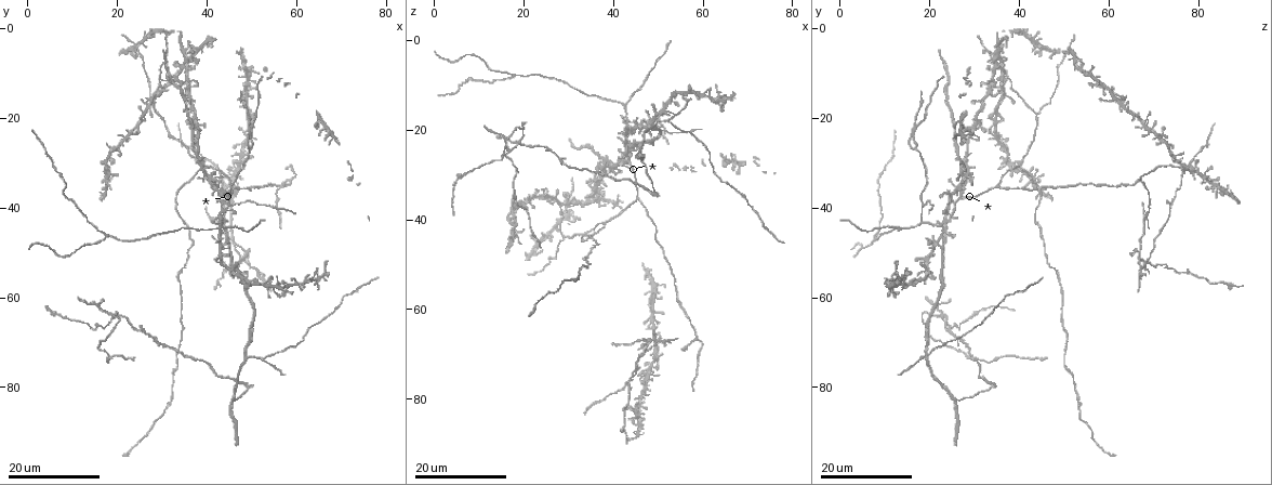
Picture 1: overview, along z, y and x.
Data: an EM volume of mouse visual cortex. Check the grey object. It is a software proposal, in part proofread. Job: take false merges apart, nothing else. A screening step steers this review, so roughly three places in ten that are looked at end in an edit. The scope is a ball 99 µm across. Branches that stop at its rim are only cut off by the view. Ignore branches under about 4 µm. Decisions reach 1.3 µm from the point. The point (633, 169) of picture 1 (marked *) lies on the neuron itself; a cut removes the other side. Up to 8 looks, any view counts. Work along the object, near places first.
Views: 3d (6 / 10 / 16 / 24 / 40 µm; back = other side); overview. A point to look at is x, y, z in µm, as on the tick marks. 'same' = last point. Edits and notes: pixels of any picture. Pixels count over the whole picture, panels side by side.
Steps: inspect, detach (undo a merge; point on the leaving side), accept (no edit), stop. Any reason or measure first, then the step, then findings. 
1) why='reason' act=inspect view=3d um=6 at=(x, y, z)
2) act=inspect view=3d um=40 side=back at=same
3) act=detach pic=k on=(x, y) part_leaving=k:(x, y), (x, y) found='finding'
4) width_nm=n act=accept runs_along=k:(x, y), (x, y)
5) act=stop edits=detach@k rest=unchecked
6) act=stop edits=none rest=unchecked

why='three-way junction' act=inspect view=3d um=24 at=(29.5, 11.5, 38.0)

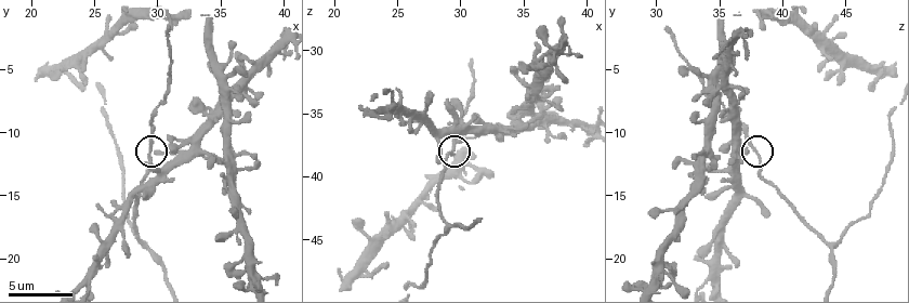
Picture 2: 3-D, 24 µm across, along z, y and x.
why='closer look' act=inspect view=3d um=10 at=(29.6, 11.0, 37.6)

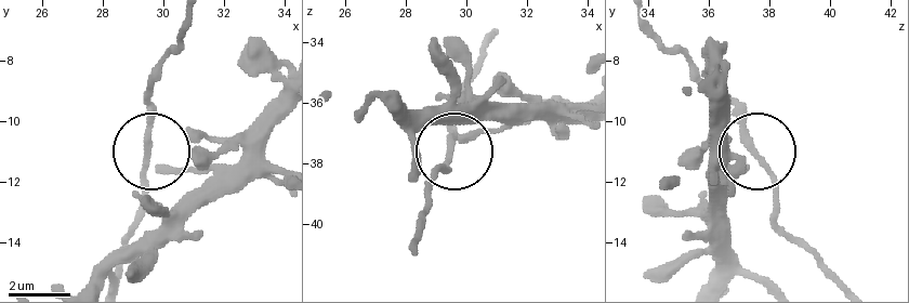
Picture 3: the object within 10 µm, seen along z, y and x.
act=accept found='all the same neuron'

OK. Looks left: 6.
act=inspect view=3d um=10 at=(25.8, 8.4, 48.6)

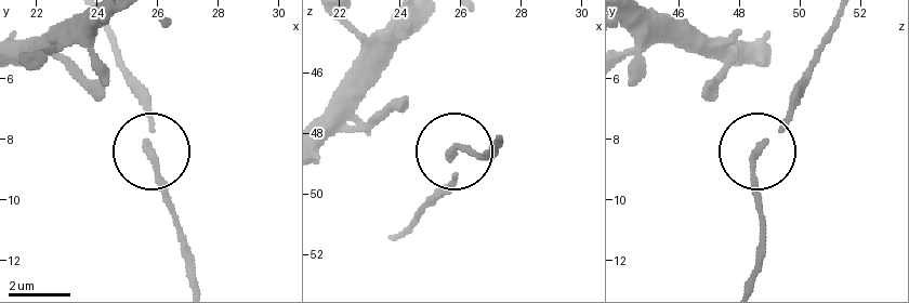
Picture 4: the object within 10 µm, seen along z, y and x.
act=inspect view=3d um=10 side=back at=(25.7, 8.2, 48.6)

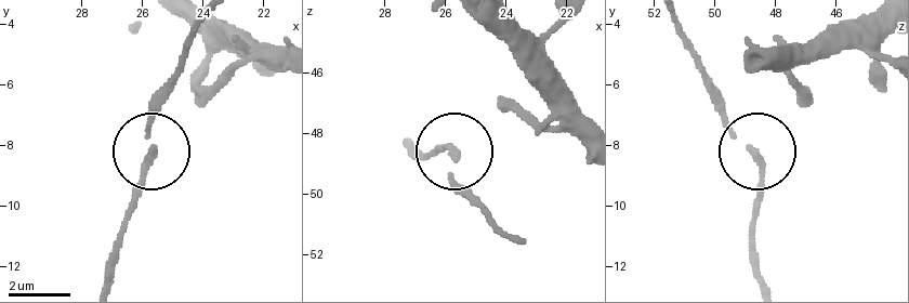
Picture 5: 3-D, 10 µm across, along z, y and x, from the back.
act=accept runs_along=5:(108, 279), (150, 152), (150, 103) found='continuous, no second neuron'

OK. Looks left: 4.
act=inspect view=3d um=16 at=(47.5, 29.0, 74.0)

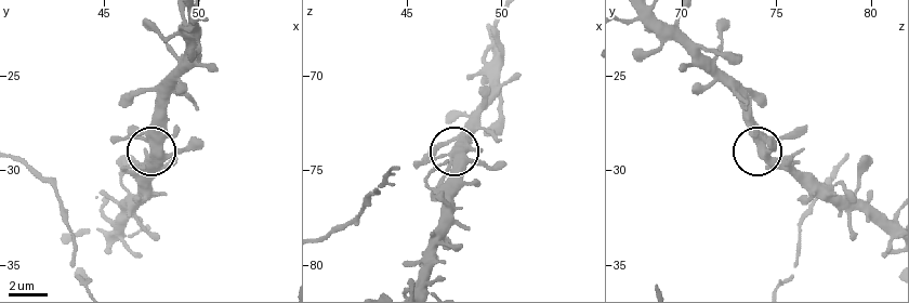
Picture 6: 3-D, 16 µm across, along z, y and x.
act=inspect view=3d um=6 at=(47.7, 29.3, 74.6)

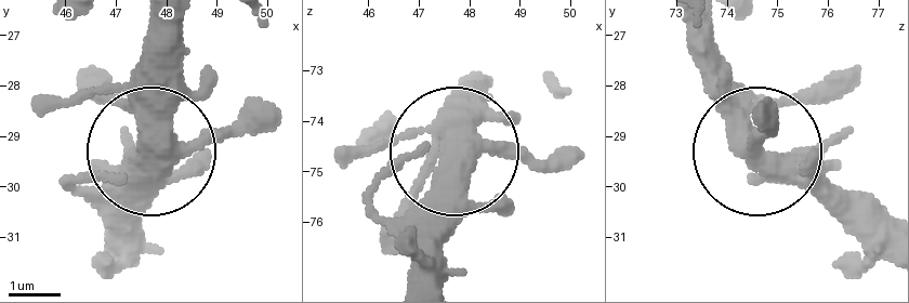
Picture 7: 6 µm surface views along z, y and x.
arms=5 act=accept found='one neuron here'

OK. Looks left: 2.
why='arms part here' act=inspect view=3d um=16 at=(58.5, 33.5, 66.5)

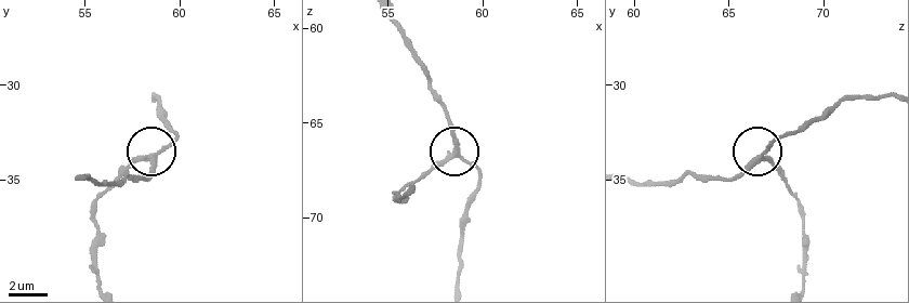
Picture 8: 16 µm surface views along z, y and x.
why='zoom in' act=inspect view=3d um=6 at=(58.4, 33.9, 66.8)

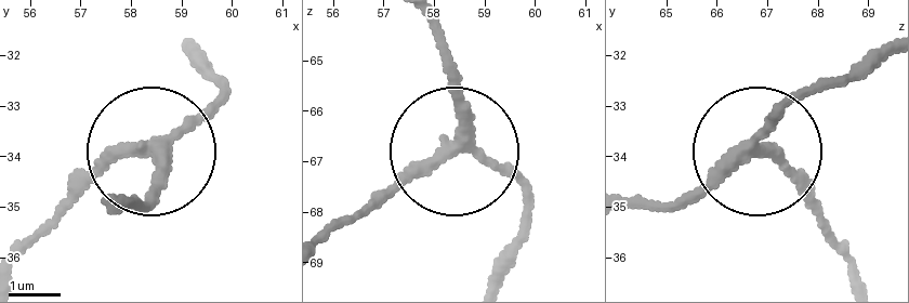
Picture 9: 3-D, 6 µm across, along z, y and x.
width_nm=240 act=detach pic=9 on=(224, 91) part_leaving=9:(173, 140), (221, 96), (199, 53) found='a second neuron is stuck on'

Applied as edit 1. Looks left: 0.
act=stop edits=detach@9 rest=unchecked

